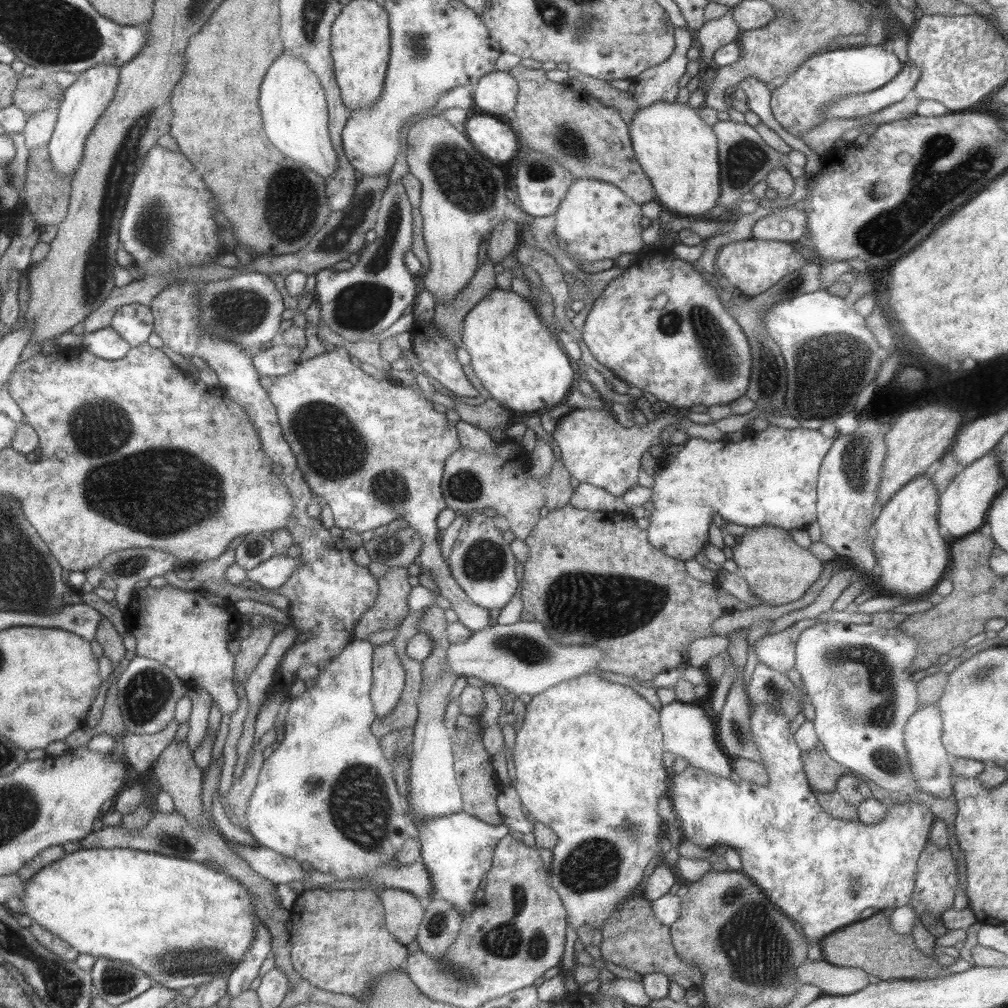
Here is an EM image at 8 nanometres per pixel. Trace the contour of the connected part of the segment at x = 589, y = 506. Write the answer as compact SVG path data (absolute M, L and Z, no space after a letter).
M589 483L580 484L572 498L572 504L578 505L580 510L594 510L594 512L609 511L622 514L630 511L622 498Z

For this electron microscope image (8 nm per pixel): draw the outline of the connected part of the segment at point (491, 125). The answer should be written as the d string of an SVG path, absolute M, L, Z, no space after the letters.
M478 114L465 122L465 132L472 145L494 164L510 162L520 150L517 132L508 120Z

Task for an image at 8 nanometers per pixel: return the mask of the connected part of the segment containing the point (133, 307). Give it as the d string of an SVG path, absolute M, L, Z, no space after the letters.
M132 302L121 306L115 313L111 327L129 342L131 347L140 346L148 340L155 328L155 318L149 306Z

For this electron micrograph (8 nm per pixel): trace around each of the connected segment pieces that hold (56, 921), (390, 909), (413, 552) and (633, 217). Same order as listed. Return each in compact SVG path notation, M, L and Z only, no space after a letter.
M91 847L86 850L76 850L72 854L66 854L66 856L51 862L48 866L41 867L30 880L26 881L26 884L24 894L20 896L24 906L22 905L22 909L19 910L18 914L28 914L33 923L50 930L70 946L76 948L79 953L126 962L126 964L136 966L136 968L142 970L153 983L179 992L187 986L200 986L212 983L216 978L228 978L234 968L242 963L244 955L249 951L249 946L255 937L257 922L259 922L253 905L253 894L248 892L248 889L243 884L240 884L239 880L232 878L224 871L218 872L198 861L174 858L160 853L134 850L133 848L108 849Z
M387 888L380 895L386 913L386 926L400 944L409 945L417 938L425 915L425 901L405 890Z
M409 525L404 530L388 532L385 538L375 535L364 542L363 546L374 563L386 567L407 568L410 564L418 562L422 543L420 534Z
M575 179L554 214L555 234L565 244L564 252L576 264L578 261L594 262L598 259L616 259L626 252L639 254L646 245L641 237L643 228L640 220L643 216L640 207L623 190L612 183L596 179Z

